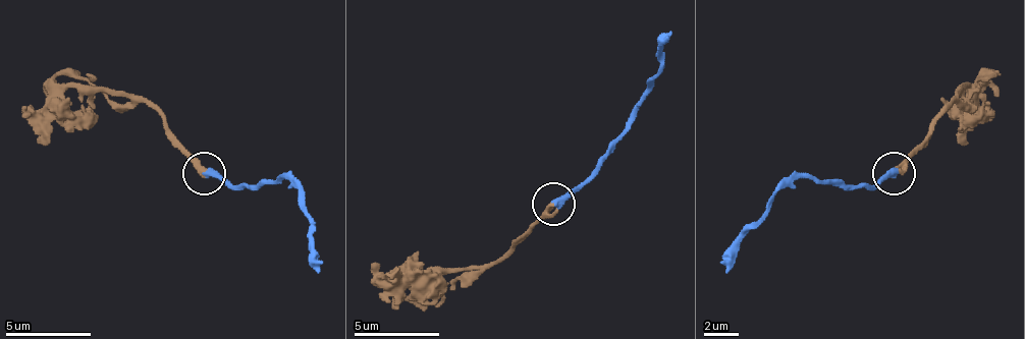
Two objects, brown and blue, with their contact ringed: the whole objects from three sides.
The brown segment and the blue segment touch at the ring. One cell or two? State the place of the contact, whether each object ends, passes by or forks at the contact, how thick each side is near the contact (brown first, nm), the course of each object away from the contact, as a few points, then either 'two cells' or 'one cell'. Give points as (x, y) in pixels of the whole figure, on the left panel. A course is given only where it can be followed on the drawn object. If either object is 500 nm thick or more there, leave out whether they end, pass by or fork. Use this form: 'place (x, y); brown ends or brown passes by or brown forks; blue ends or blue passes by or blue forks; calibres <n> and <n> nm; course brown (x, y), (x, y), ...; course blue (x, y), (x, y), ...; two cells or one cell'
place (204, 173); brown ends; blue ends; calibres 360 and 340 nm; course brown (203, 174), (139, 97), (65, 89), (40, 114), (22, 105); course blue (203, 174), (216, 174), (241, 186), (284, 178), (310, 221), (310, 264), (319, 272); one cell

